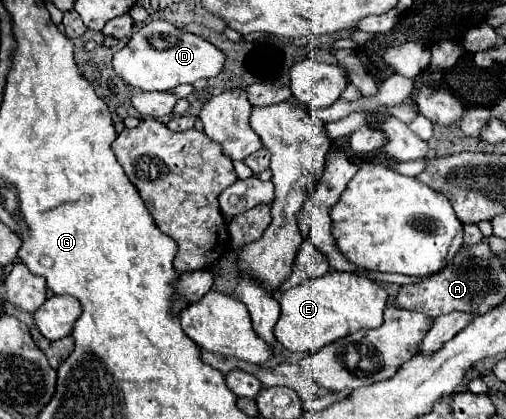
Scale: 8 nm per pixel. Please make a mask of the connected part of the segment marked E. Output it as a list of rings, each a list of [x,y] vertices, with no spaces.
[[[330,270],[324,276],[306,280],[282,294],[282,312],[274,326],[274,336],[288,350],[310,354],[360,328],[380,326],[386,300],[388,294],[374,280],[360,274]]]

